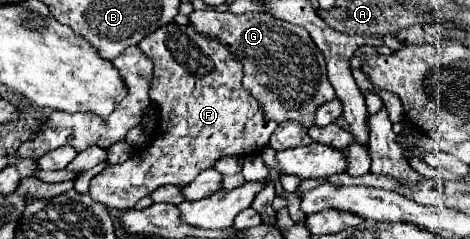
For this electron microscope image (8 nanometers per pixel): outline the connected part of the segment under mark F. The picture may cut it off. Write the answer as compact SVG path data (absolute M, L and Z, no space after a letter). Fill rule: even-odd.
M163 25L161 29L141 39L139 49L155 65L149 97L155 105L159 105L159 123L143 149L135 151L123 163L109 165L103 173L93 177L89 185L89 195L93 197L93 201L103 203L107 207L115 207L119 211L133 209L133 205L139 199L151 195L163 185L189 185L189 179L195 179L199 171L213 167L215 161L221 157L256 154L268 145L269 137L277 127L277 123L265 119L259 101L249 91L245 91L241 83L241 61L233 53L229 53L217 39L197 33L193 25Z

